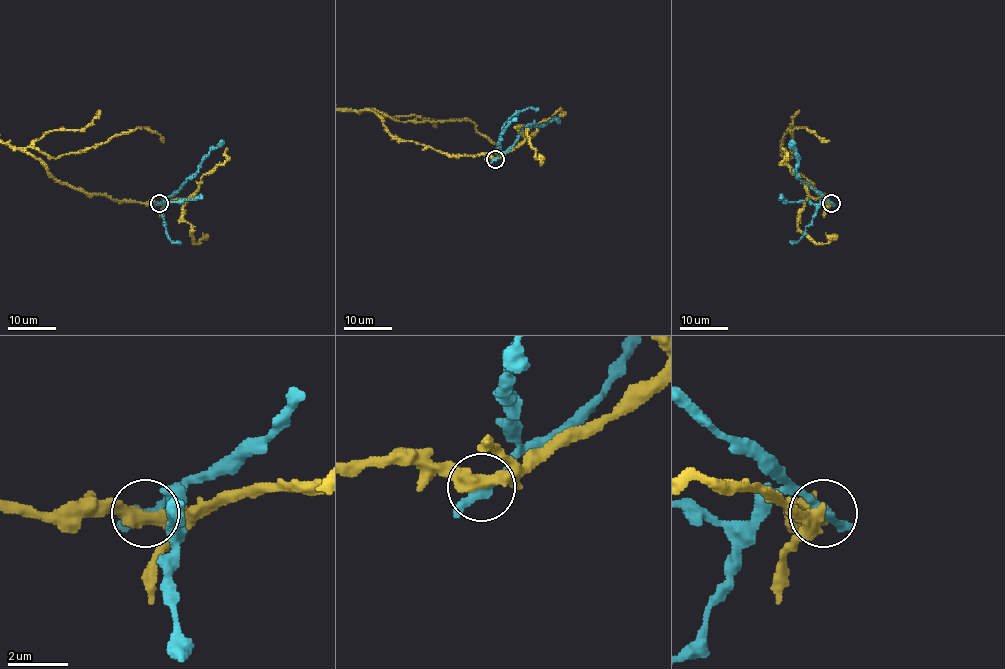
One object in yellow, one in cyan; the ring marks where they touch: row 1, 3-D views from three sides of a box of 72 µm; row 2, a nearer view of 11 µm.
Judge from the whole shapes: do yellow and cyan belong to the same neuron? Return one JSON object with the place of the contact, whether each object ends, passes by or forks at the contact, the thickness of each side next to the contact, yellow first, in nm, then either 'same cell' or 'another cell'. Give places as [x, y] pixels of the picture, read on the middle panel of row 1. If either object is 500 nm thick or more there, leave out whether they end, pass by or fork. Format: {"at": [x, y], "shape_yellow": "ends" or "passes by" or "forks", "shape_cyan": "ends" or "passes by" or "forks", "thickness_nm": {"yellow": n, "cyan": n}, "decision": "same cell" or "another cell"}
{"at": [495, 159], "shape_yellow": "passes by", "shape_cyan": "passes by", "thickness_nm": {"yellow": 440, "cyan": 280}, "decision": "another cell"}

